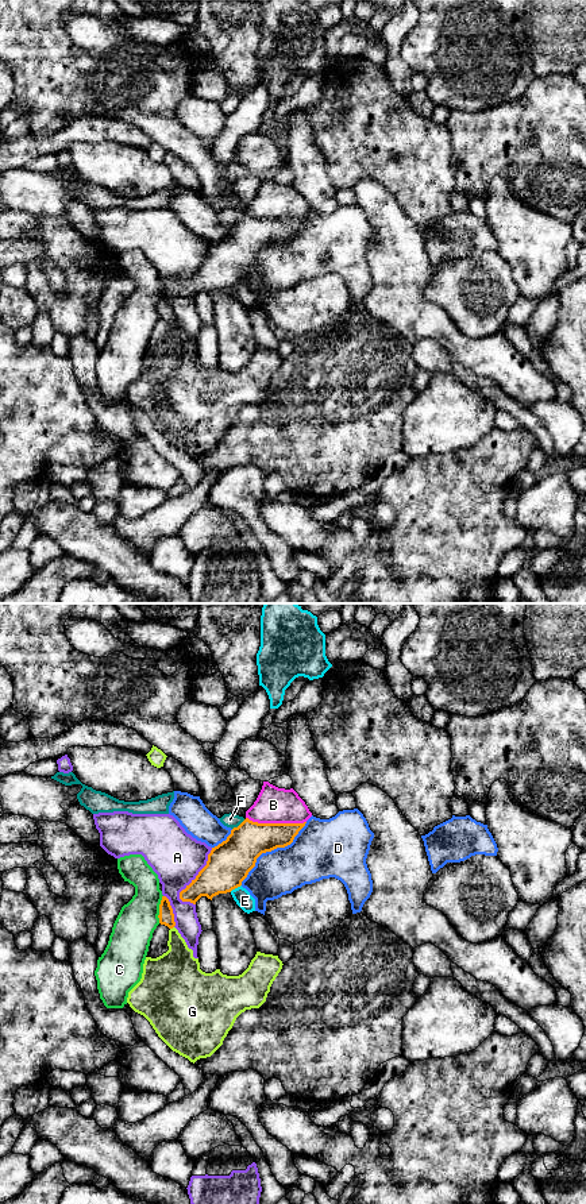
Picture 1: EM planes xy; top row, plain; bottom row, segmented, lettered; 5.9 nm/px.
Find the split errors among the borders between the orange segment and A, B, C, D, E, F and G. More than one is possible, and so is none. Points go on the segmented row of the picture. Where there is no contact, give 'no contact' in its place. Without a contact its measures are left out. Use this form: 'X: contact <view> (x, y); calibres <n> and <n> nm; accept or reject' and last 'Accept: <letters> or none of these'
A: contact xy (197, 875); calibres 260 and 300 nm; reject
B: contact xy (276, 824); calibres 220 and 220 nm; reject
C: contact xy (160, 909); calibres 90 and 240 nm; reject
D: contact xy (270, 851); calibres 240 and 300 nm; reject
E: contact xy (235, 887); calibres 260 and 100 nm; reject
F: contact xy (239, 825); calibres 260 and 80 nm; reject
G: contact xy (172, 927); calibres 90 and 240 nm; reject
Accept: none of these

